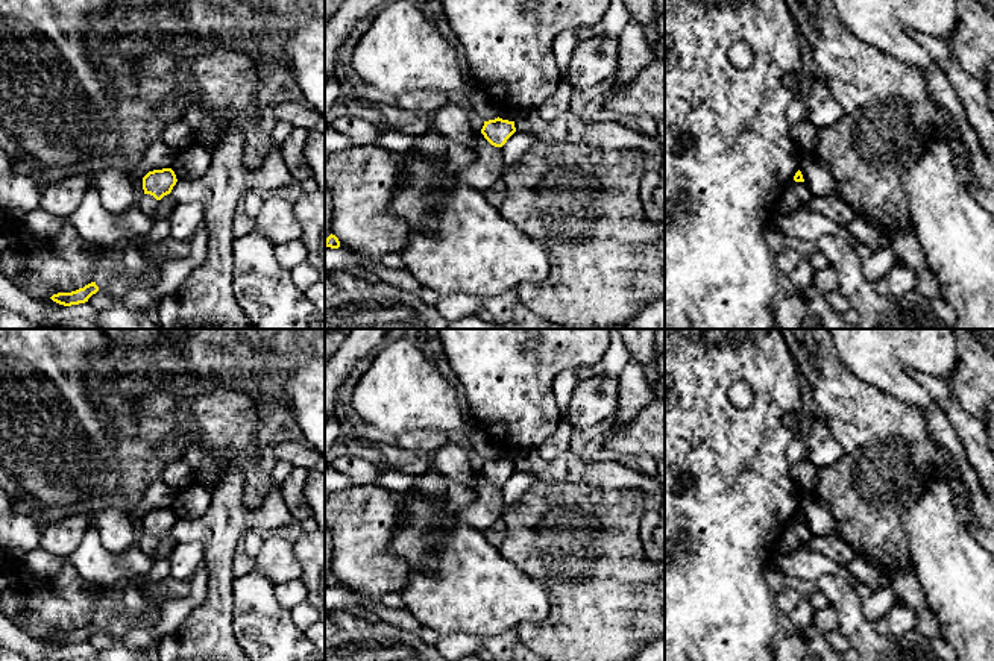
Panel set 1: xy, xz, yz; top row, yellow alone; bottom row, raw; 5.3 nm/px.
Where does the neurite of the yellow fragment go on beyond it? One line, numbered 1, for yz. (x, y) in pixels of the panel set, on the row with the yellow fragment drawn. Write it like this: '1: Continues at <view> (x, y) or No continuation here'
1: No continuation here

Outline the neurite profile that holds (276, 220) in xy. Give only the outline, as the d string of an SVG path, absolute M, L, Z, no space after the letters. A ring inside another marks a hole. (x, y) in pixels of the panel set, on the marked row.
M276 196L266 197L260 214L253 218L252 230L260 230L275 246L299 241L302 237L293 205Z

